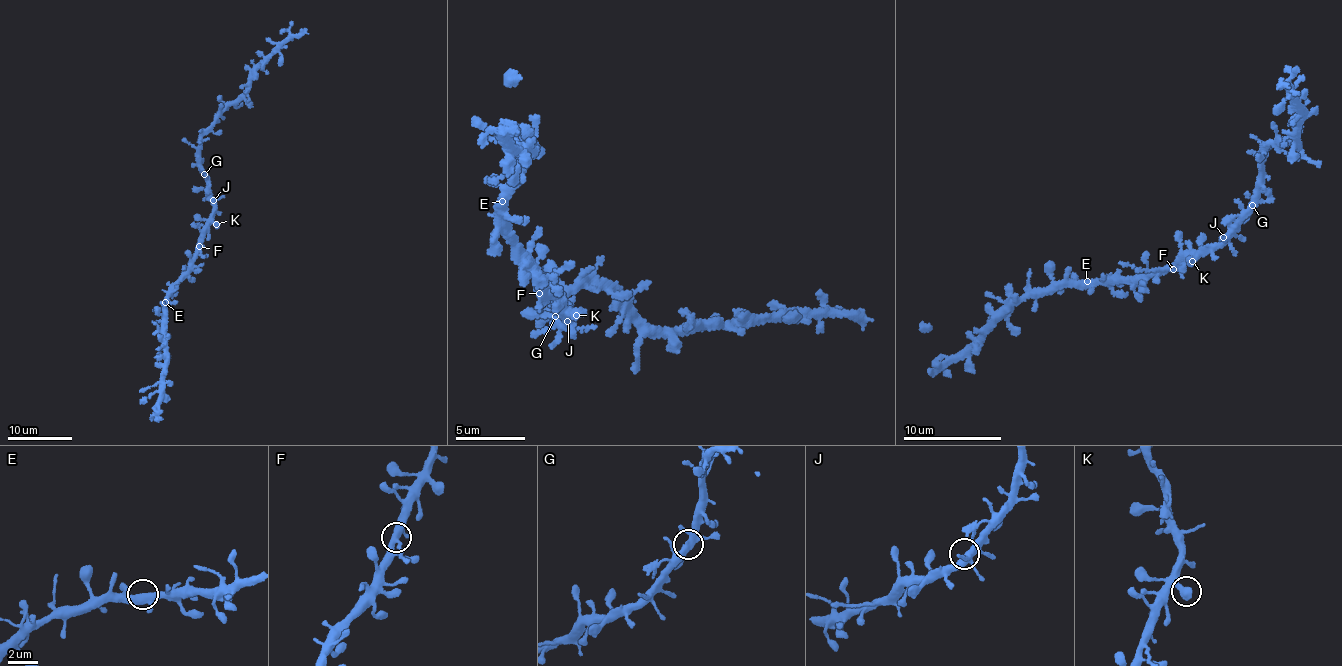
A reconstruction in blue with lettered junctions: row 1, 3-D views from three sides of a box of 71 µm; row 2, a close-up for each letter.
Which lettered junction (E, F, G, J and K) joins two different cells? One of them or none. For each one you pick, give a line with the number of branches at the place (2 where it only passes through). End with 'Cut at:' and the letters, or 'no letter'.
Cut at: no letter

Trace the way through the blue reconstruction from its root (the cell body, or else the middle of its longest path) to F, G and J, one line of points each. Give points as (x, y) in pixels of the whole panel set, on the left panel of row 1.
F: (212, 213), (199, 246)
G: (212, 213), (215, 209), (204, 173)
J: (212, 213), (215, 209), (213, 200)

